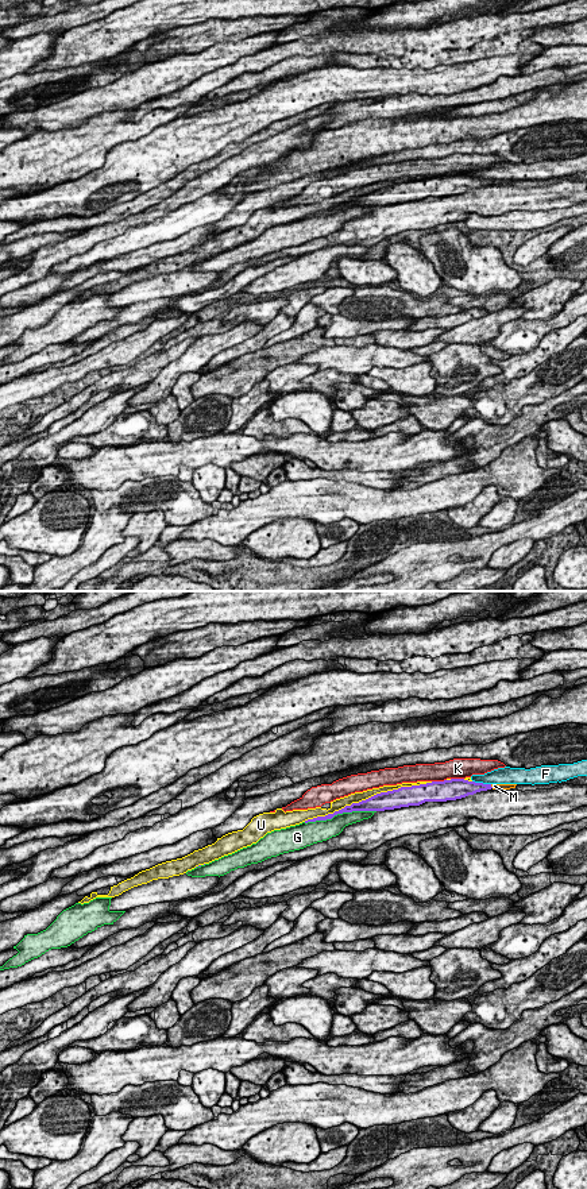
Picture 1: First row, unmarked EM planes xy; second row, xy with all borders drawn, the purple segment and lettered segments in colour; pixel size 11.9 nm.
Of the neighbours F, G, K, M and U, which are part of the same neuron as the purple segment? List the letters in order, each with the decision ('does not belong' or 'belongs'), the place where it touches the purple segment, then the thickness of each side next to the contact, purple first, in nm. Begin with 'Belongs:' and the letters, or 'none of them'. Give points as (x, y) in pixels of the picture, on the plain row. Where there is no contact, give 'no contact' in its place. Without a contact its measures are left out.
Belongs: M
F: does not belong; meets purple in xy at (482, 178); 220 nm thick on the purple side, 190 nm on the other
G: does not belong; meets purple in xy at (339, 208); 100 nm thick on the purple side, 220 nm on the other
K: does not belong; meets purple in xy at (439, 177); 260 nm thick on the purple side, 240 nm on the other
M: belongs; meets purple in xy at (490, 181); 160 nm thick on the purple side, 60 nm on the other
U: does not belong; meets purple in xy at (369, 193); 220 nm thick on the purple side, 130 nm on the other

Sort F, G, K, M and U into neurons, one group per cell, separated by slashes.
F U / G / K / M

